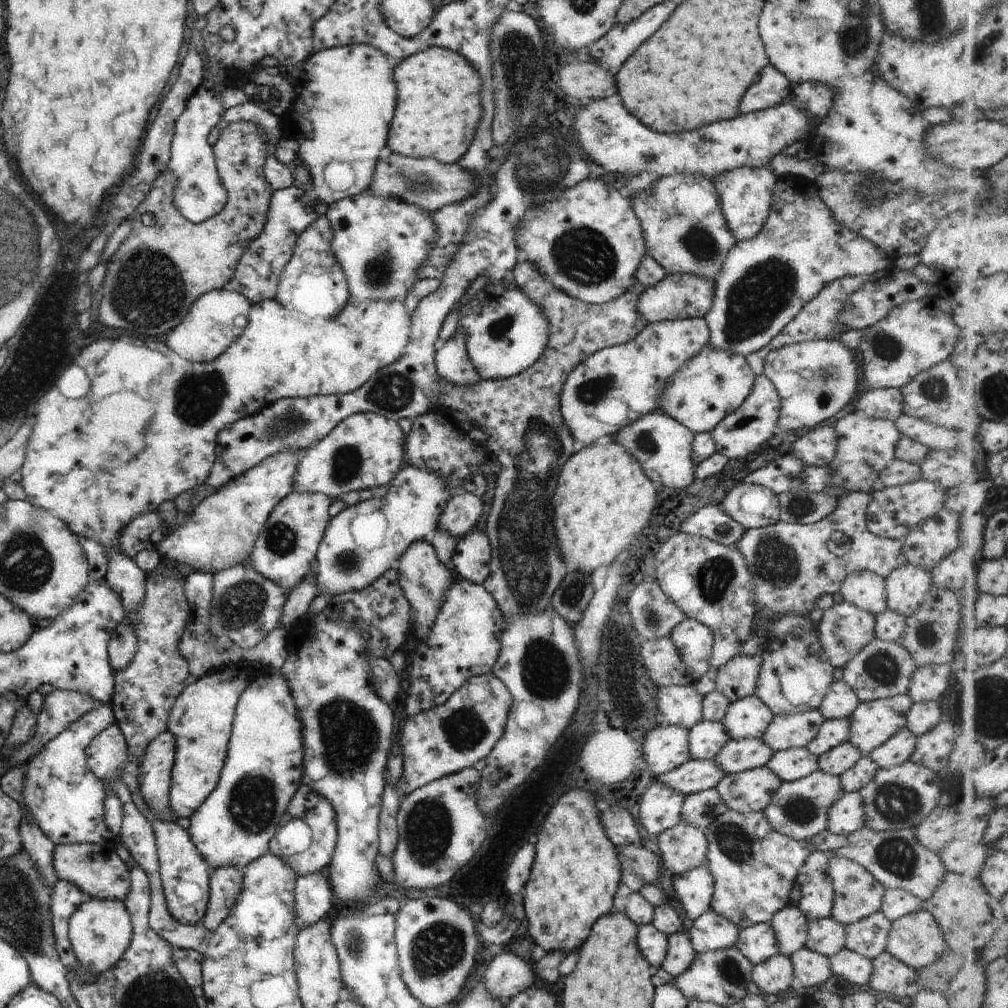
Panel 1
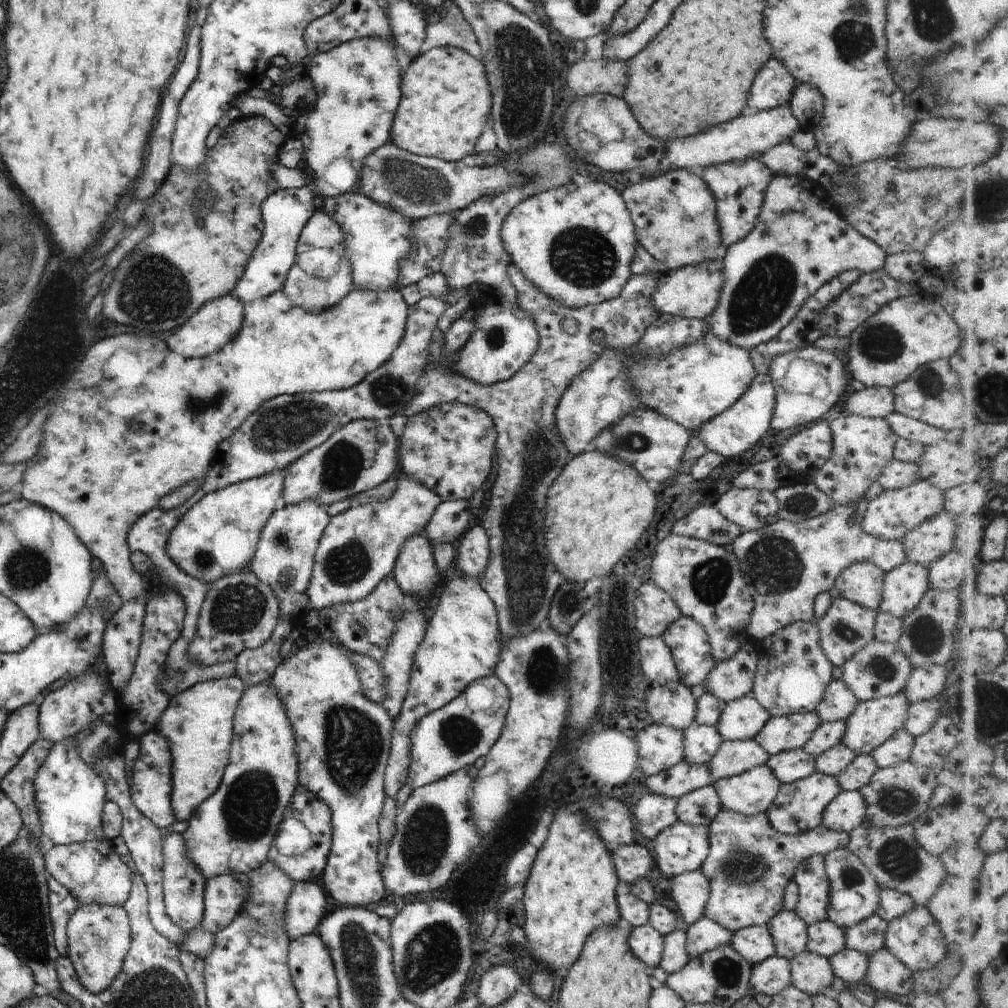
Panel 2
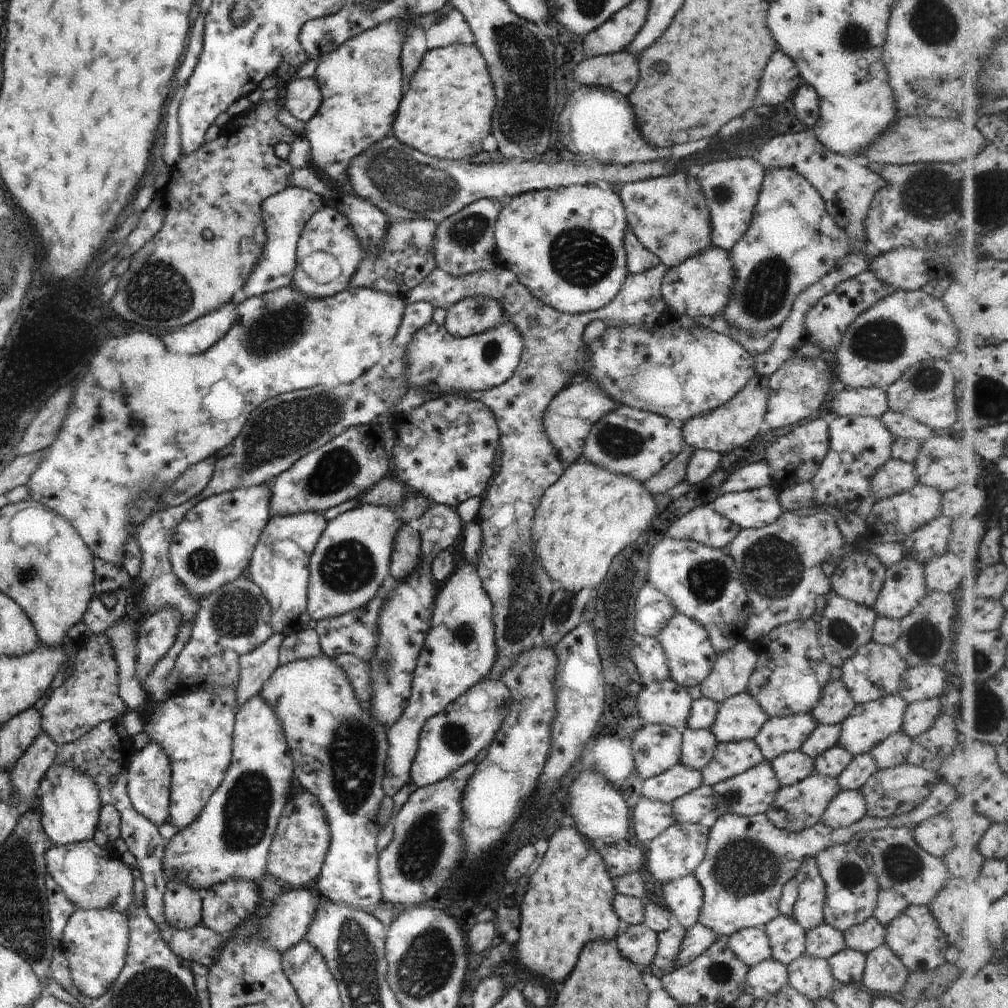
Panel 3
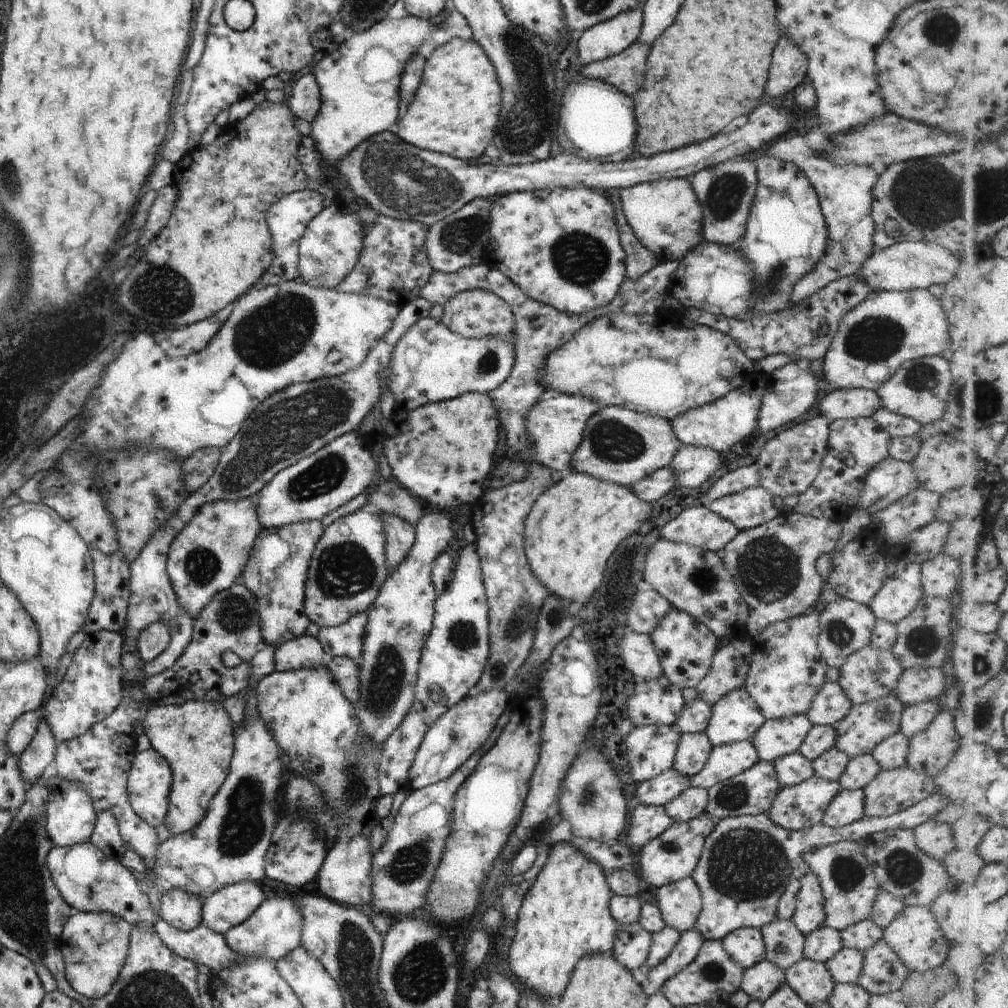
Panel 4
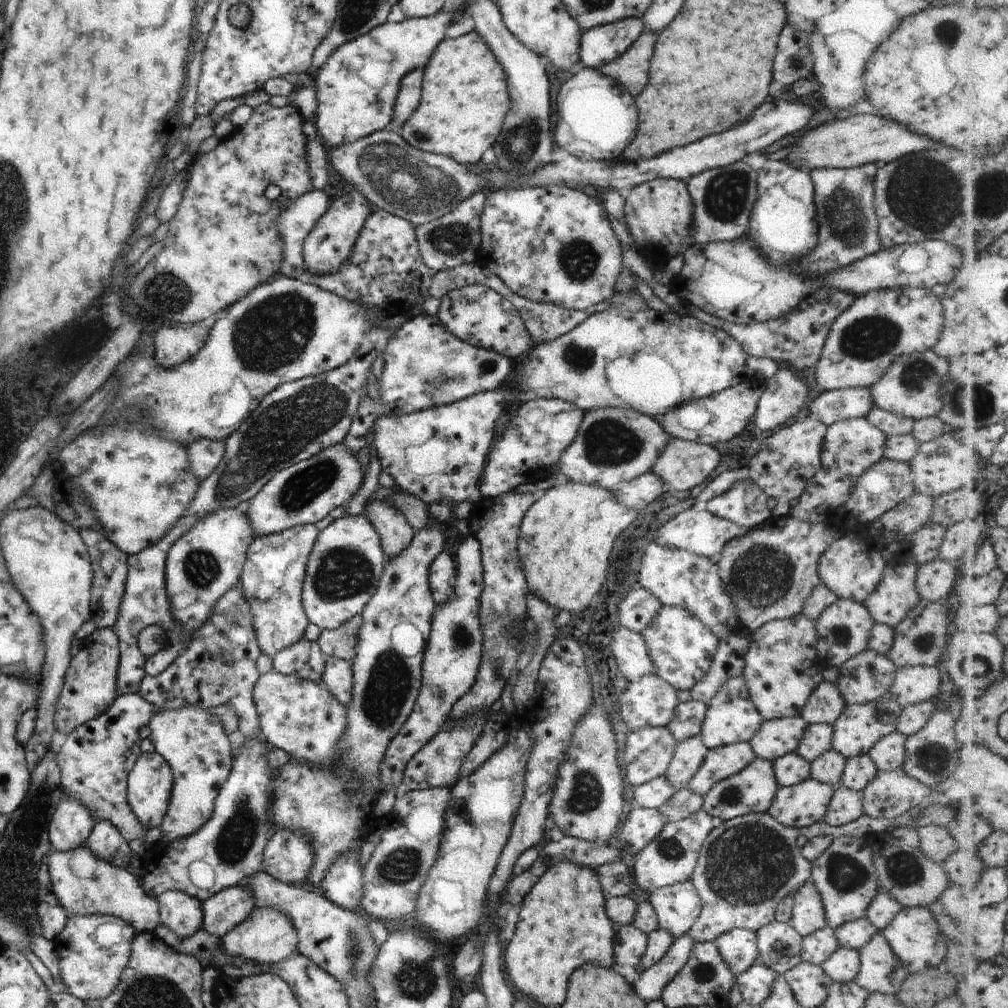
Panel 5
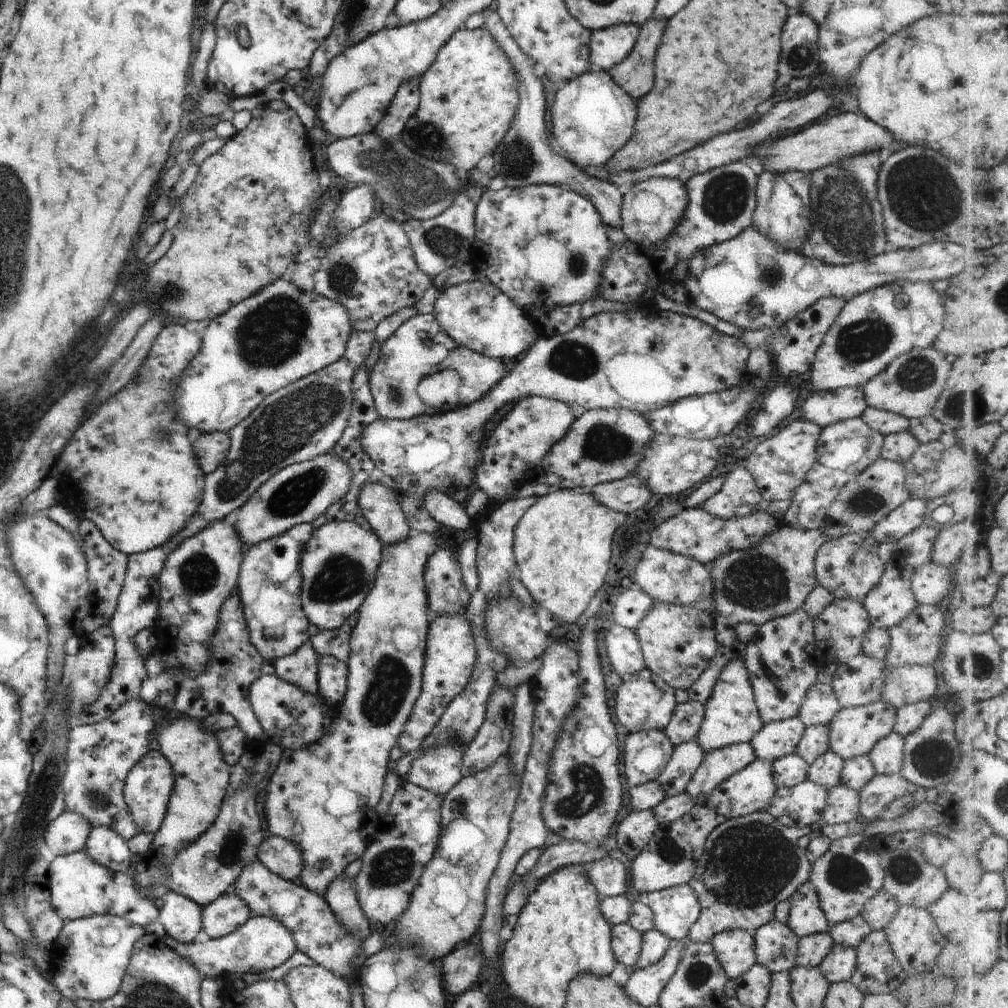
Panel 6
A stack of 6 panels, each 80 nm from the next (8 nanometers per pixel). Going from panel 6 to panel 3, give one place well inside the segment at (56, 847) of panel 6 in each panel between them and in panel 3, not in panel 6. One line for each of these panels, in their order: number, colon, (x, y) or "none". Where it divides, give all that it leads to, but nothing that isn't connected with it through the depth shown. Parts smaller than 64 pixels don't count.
3: (70, 805)
4: (70, 817)
5: (70, 825)

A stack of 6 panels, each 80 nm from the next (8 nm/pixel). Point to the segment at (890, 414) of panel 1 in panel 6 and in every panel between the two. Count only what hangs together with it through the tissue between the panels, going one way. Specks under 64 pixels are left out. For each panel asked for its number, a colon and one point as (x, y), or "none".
2: (875, 402)
3: (863, 402)
4: (840, 403)
5: (856, 402)
6: (825, 408)

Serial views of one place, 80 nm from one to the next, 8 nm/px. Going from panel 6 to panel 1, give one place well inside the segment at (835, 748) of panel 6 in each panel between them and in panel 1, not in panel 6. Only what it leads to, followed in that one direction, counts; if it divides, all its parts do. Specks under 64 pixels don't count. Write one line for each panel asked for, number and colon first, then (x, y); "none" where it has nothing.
1: (873, 723)
2: (873, 722)
3: (869, 724)
4: (865, 726)
5: (859, 728)

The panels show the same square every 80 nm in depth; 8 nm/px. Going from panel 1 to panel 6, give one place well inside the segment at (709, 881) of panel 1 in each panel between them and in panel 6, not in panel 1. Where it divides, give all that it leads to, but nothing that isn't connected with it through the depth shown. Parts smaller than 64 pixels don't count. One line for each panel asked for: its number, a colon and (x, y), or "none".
2: (690, 892)
3: (684, 897)
4: (680, 902)
5: (678, 907)
6: (676, 909)

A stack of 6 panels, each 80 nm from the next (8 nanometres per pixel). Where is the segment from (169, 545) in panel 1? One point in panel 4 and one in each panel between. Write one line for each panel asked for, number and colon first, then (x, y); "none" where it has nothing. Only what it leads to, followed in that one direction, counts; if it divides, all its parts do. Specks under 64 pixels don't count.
2: (218, 536)
3: (213, 545)
4: (209, 555)

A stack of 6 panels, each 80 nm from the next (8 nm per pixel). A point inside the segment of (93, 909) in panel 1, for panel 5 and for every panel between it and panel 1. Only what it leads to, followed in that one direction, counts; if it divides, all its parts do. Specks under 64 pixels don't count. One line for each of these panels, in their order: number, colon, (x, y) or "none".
2: (98, 936)
3: (95, 941)
4: (92, 965)
5: (89, 972)

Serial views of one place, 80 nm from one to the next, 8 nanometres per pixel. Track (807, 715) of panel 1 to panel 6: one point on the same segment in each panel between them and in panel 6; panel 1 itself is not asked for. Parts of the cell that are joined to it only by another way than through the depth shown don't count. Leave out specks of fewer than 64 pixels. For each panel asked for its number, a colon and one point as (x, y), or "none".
2: (791, 732)
3: (780, 735)
4: (777, 738)
5: (777, 738)
6: (774, 740)

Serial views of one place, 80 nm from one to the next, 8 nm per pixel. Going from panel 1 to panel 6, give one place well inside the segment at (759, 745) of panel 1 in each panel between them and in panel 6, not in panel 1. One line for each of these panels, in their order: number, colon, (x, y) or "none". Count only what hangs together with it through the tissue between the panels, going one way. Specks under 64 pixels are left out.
2: (733, 757)
3: (731, 759)
4: (726, 761)
5: (720, 763)
6: (718, 765)

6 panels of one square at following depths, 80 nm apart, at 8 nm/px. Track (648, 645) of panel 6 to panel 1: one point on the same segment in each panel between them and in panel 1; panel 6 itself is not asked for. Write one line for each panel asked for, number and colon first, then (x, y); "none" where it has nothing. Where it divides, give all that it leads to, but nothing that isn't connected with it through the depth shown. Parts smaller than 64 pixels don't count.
1: (693, 640)
2: (688, 641)
3: (690, 654)
4: (686, 648)
5: (681, 647)

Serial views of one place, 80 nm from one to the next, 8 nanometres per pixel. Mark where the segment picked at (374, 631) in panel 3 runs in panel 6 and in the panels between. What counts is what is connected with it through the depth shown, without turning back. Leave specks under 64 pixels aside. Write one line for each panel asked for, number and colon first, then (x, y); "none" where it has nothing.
4: (346, 639)
5: (341, 642)
6: (332, 643)

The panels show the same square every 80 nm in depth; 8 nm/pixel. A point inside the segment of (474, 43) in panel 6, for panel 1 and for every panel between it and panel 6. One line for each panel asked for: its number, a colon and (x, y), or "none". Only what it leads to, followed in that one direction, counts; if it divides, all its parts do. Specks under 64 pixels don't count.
1: (437, 112)
2: (445, 101)
3: (446, 112)
4: (455, 110)
5: (464, 101)

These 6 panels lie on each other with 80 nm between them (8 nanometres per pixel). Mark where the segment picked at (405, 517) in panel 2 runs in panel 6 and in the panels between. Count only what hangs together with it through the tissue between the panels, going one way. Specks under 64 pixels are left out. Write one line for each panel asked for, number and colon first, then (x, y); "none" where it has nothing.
3: (350, 562)
4: (348, 567)
5: (343, 569)
6: (338, 564)

